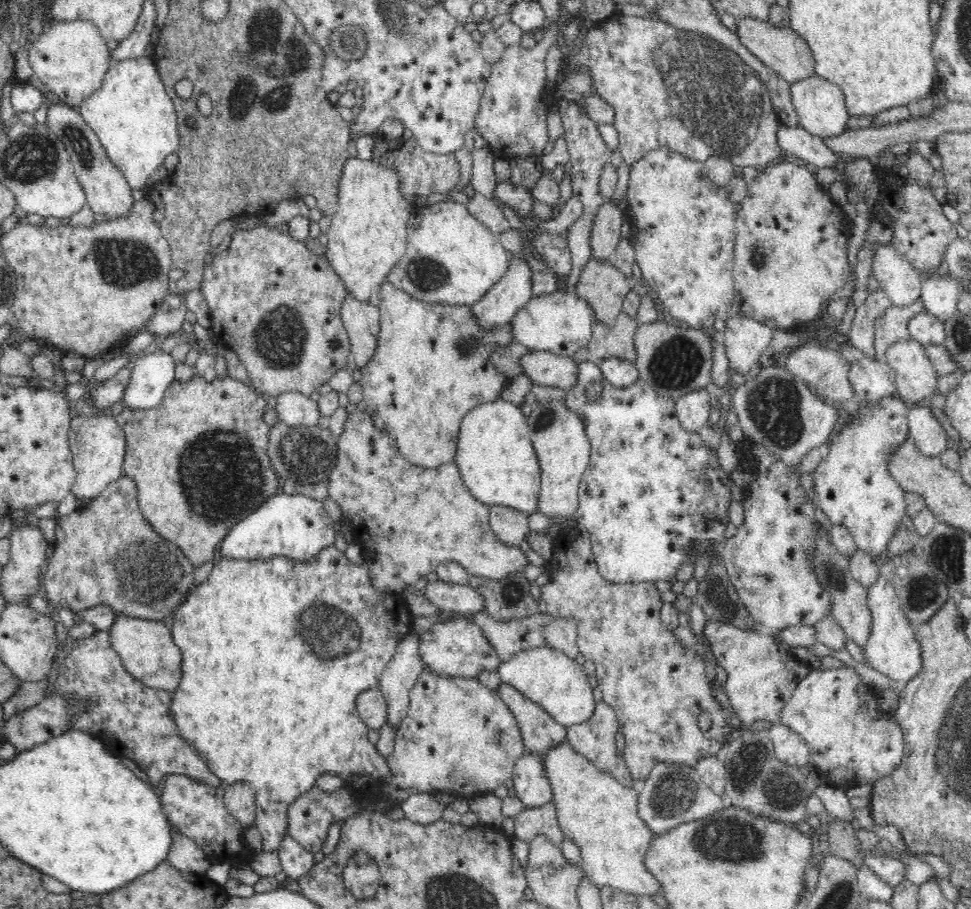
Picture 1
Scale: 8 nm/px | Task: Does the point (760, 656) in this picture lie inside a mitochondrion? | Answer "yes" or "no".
no

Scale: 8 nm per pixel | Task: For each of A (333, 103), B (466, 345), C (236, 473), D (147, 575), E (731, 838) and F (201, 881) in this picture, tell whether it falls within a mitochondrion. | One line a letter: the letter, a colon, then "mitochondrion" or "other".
A: other
B: mitochondrion
C: mitochondrion
D: mitochondrion
E: mitochondrion
F: other

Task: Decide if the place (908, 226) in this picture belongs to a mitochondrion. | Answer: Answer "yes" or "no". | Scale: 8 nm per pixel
no

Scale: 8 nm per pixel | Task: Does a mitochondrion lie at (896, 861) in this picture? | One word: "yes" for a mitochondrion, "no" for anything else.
no

